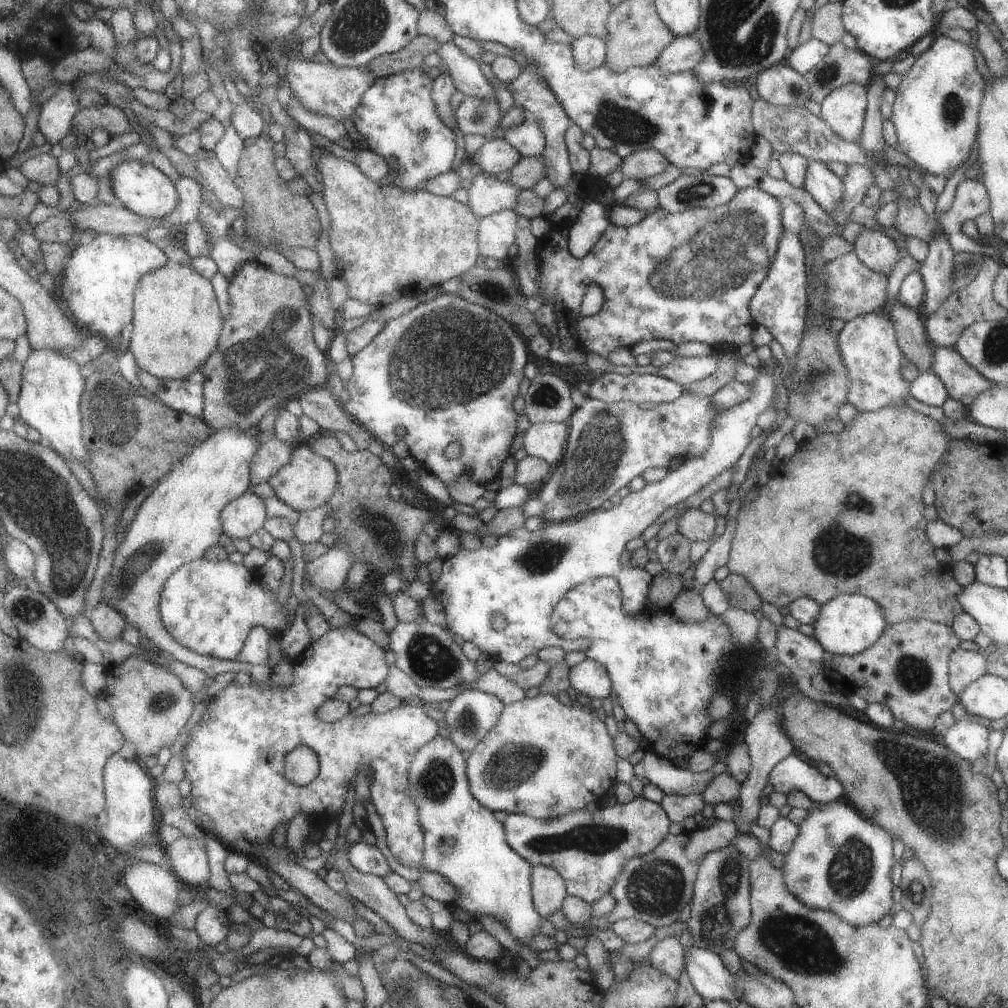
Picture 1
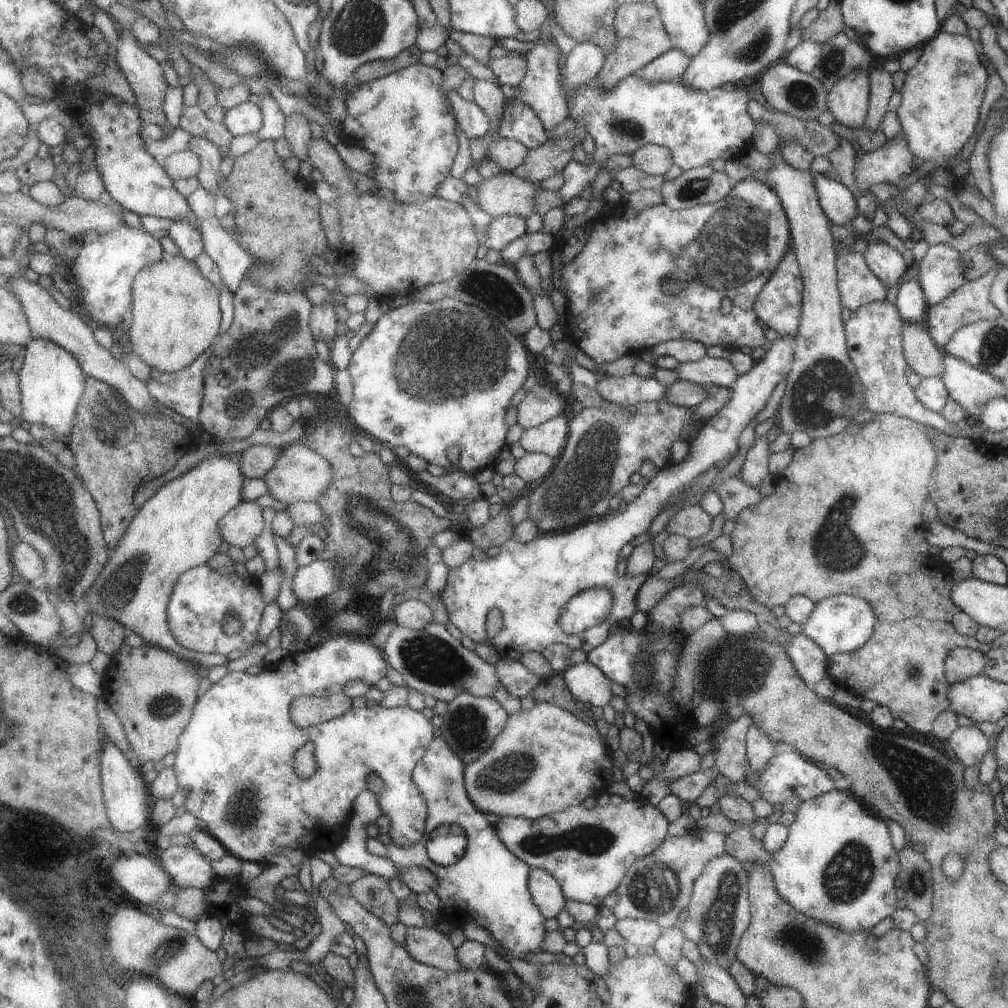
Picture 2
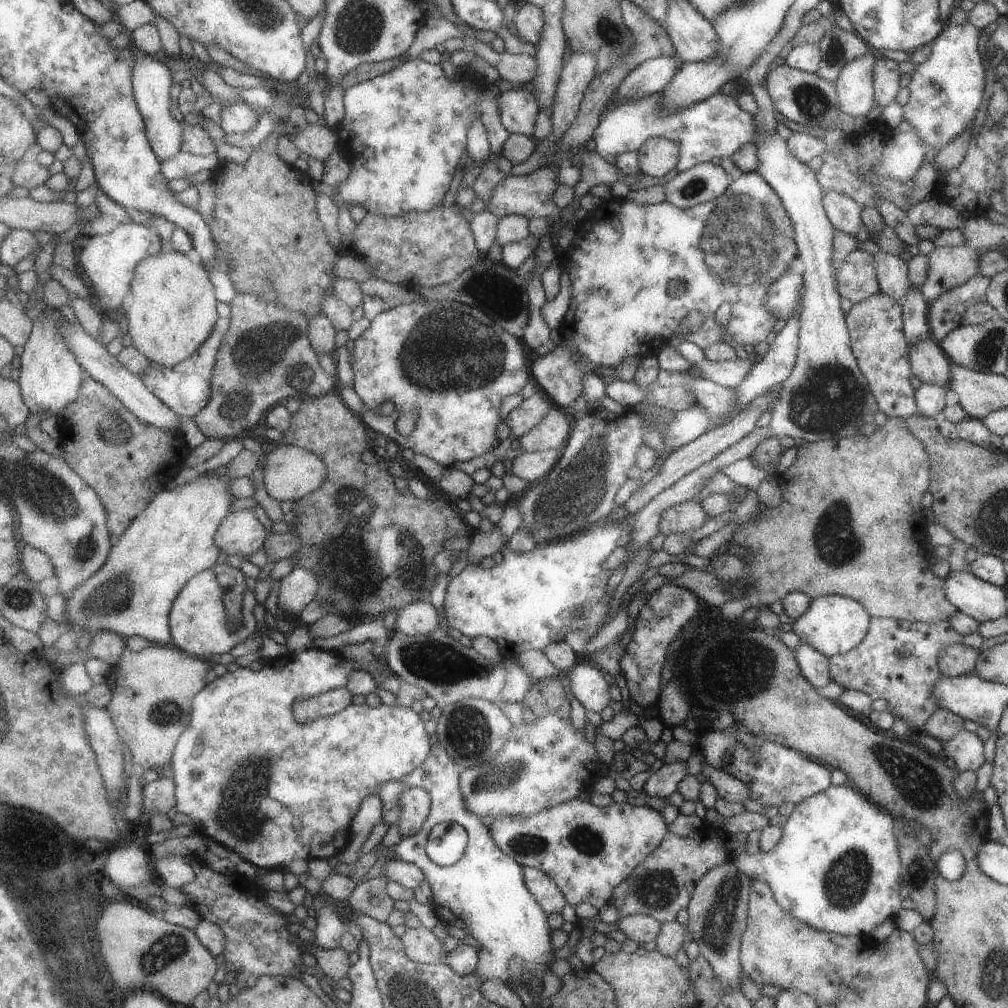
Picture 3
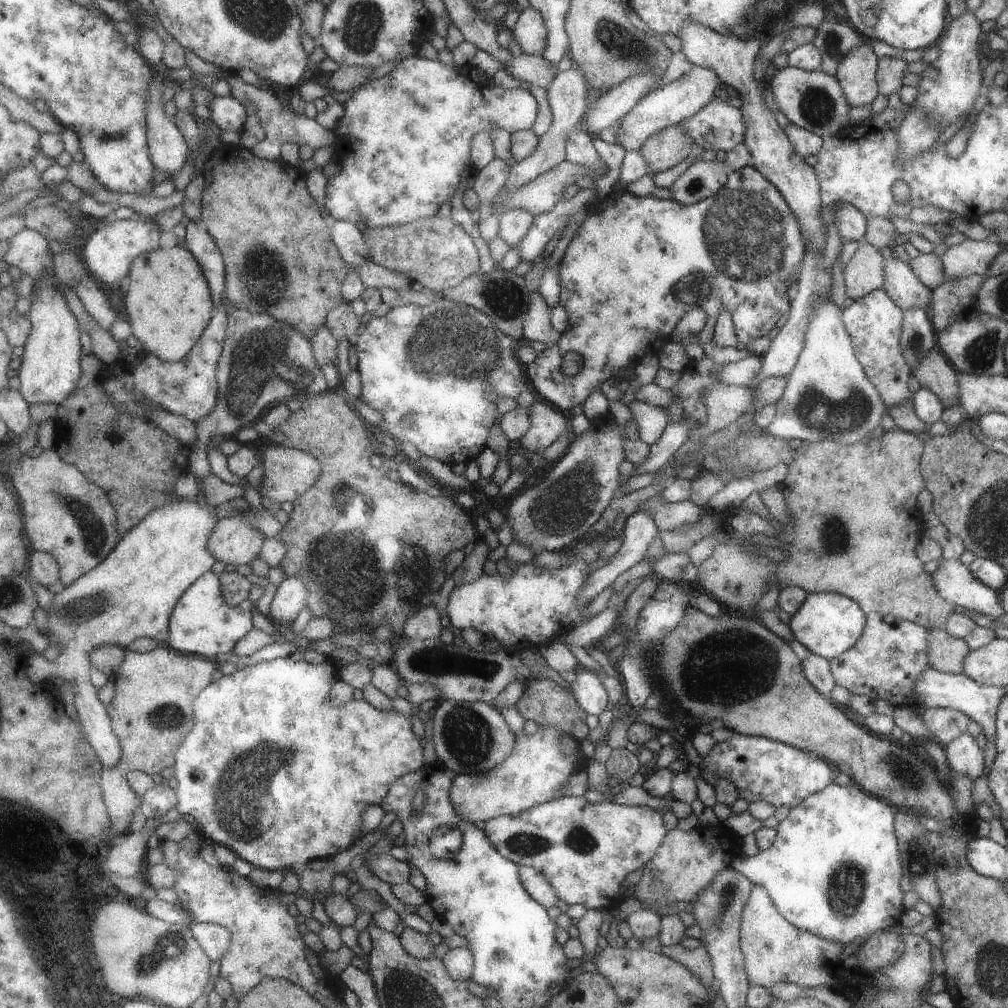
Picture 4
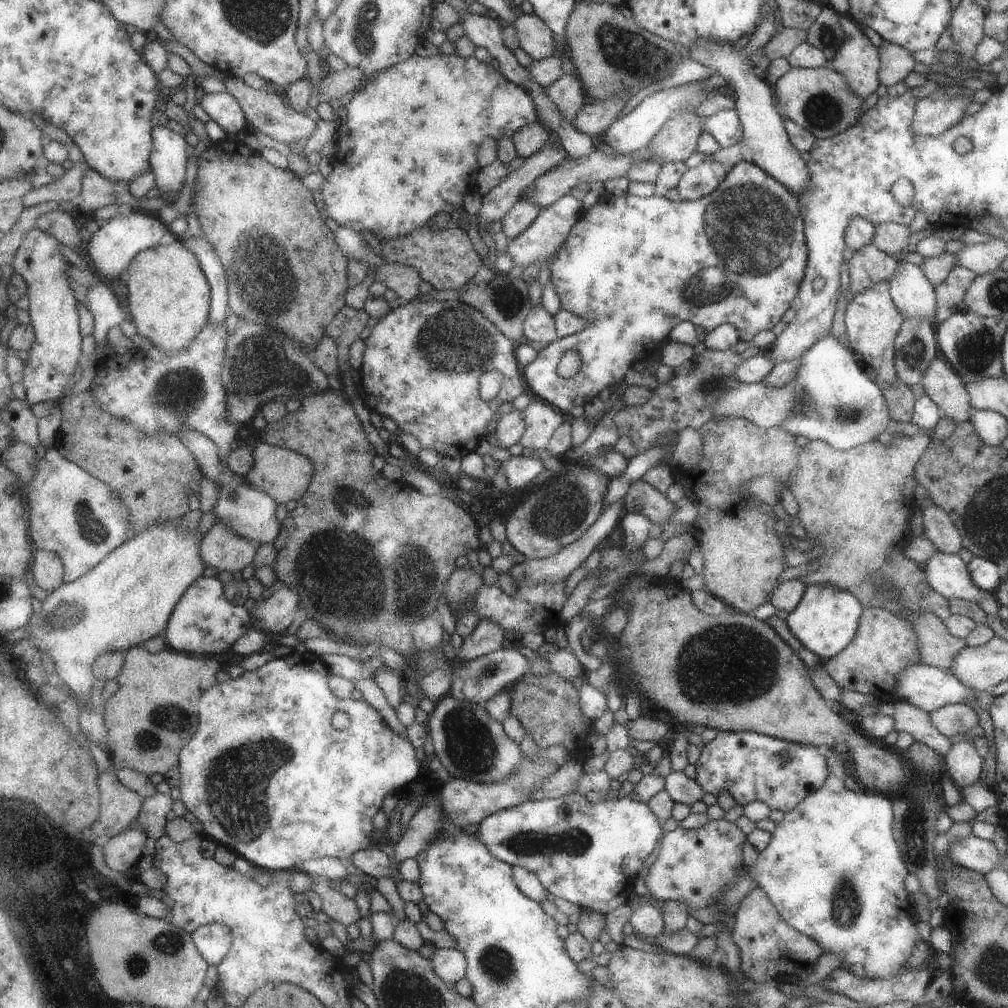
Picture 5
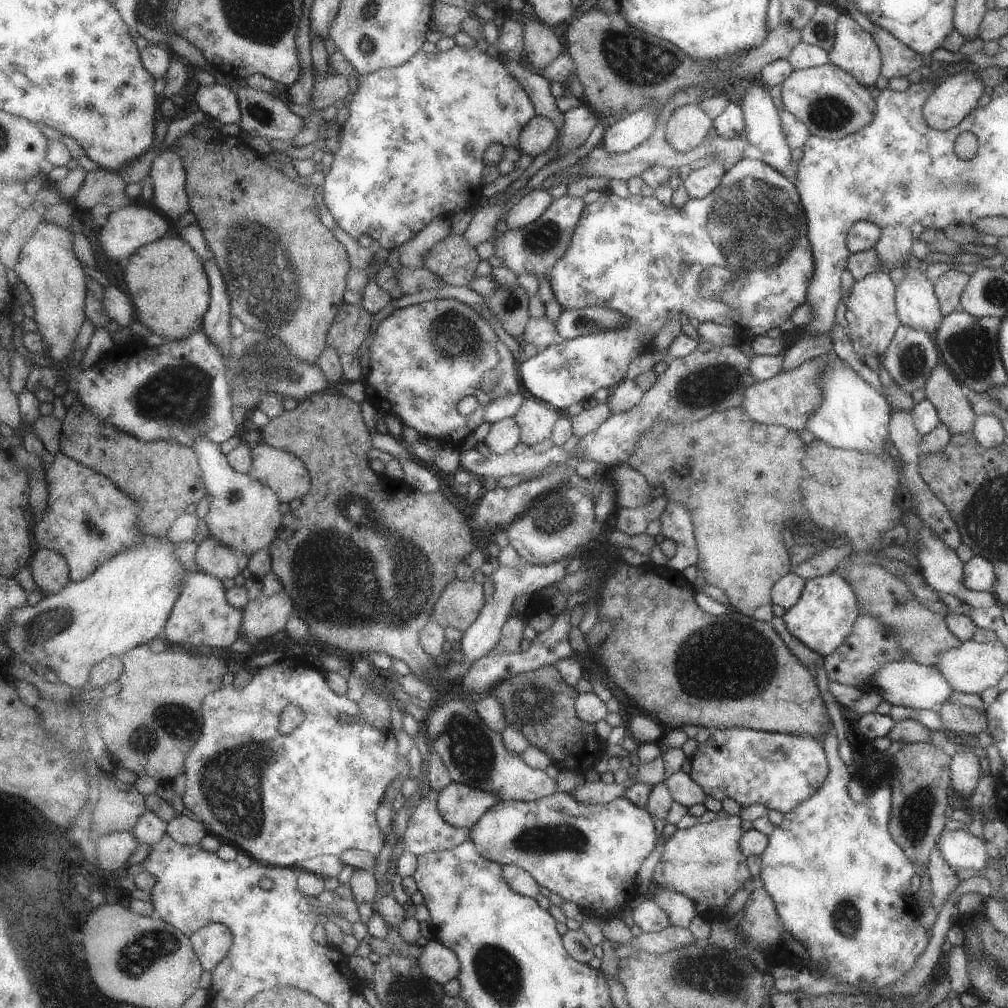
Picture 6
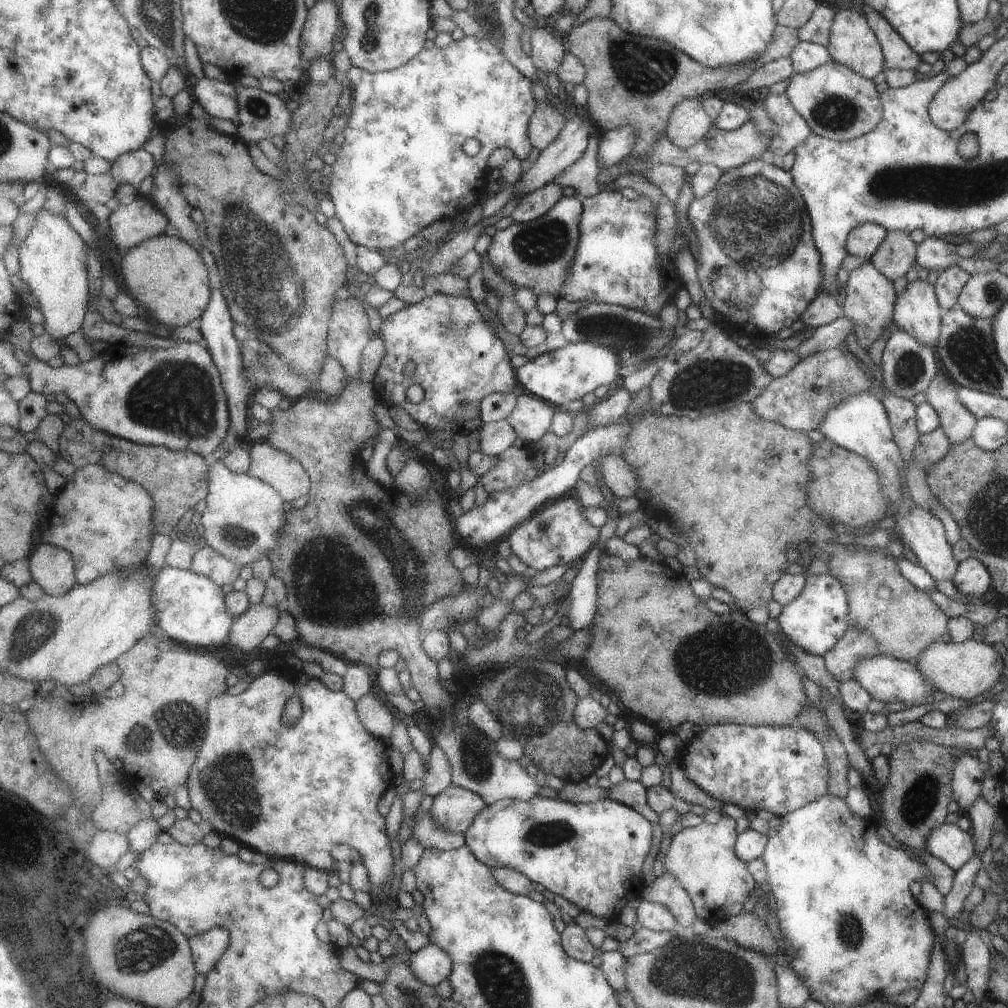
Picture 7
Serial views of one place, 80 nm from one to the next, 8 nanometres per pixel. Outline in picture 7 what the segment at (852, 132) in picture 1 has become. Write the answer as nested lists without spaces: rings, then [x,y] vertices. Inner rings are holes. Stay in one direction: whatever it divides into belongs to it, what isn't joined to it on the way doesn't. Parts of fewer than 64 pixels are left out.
[[[855,9],[838,10],[832,18],[826,44],[831,61],[846,66],[860,77],[871,79],[884,68],[882,52],[865,17]]]

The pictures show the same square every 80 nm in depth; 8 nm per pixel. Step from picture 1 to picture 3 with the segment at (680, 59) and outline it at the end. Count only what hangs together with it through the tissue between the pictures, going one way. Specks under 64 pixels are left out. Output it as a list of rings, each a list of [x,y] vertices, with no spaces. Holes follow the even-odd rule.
[[[671,55],[671,56],[662,56],[662,57],[657,57],[657,58],[654,58],[654,59],[649,59],[648,61],[645,61],[642,65],[639,65],[637,69],[633,69],[633,70],[630,72],[629,76],[627,76],[626,80],[622,82],[622,85],[619,86],[618,92],[615,93],[615,96],[613,97],[613,100],[617,101],[618,99],[624,99],[625,101],[635,101],[636,99],[642,99],[643,97],[646,97],[647,95],[652,95],[652,94],[655,94],[655,93],[661,93],[662,90],[671,82],[671,80],[673,80],[673,78],[675,78],[675,75],[678,73],[678,70],[681,69],[681,68],[683,67],[683,64],[684,64],[684,62],[682,62],[680,68],[677,68],[677,62],[675,62],[675,58],[673,58],[673,56],[674,56],[674,55]]]

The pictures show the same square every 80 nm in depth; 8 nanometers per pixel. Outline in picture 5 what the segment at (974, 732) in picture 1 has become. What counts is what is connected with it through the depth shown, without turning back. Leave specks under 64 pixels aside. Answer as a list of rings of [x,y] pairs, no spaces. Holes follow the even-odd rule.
[[[955,742],[942,758],[947,778],[959,791],[978,780],[982,759],[973,744]]]

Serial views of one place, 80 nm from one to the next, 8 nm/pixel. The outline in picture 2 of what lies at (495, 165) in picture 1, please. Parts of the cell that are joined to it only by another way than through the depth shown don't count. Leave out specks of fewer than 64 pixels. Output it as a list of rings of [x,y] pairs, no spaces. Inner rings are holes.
[[[505,137],[488,147],[485,159],[496,163],[503,172],[511,173],[525,162],[530,152],[522,142]]]

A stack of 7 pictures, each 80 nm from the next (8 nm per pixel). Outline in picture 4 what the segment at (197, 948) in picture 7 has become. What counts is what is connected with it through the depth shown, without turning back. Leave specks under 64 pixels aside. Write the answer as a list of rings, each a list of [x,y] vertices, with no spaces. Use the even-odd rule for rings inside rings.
[[[195,923],[192,931],[209,958],[221,960],[225,956],[231,944],[231,932],[227,928],[219,924]]]

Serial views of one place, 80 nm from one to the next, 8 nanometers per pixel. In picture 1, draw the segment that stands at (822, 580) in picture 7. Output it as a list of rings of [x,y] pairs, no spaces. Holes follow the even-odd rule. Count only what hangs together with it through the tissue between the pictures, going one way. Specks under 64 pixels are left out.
[[[857,594],[837,595],[820,605],[811,626],[812,636],[824,652],[836,655],[854,655],[872,645],[887,625],[878,604]]]

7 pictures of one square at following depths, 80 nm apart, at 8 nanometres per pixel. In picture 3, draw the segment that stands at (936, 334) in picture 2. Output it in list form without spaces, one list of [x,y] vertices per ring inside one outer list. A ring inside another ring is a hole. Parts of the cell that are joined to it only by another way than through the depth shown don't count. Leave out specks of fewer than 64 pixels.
[[[975,273],[965,282],[944,290],[933,300],[927,302],[927,324],[931,339],[939,342],[950,330],[956,329],[961,325],[972,325],[991,319],[995,316],[994,310],[986,303],[984,294],[989,284],[990,278]]]

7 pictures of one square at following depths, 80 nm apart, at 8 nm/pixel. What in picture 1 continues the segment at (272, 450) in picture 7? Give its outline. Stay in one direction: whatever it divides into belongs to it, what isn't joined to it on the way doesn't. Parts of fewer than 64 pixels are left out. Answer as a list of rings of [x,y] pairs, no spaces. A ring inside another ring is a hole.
[[[307,442],[295,444],[293,457],[278,473],[270,478],[268,484],[274,494],[295,511],[309,510],[323,506],[338,488],[339,471],[331,459],[318,455]]]

